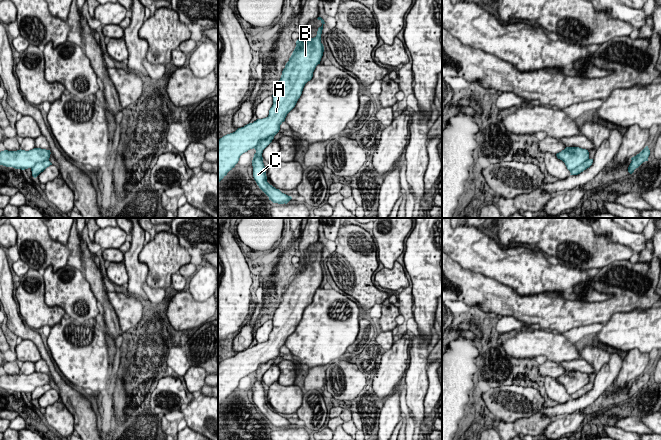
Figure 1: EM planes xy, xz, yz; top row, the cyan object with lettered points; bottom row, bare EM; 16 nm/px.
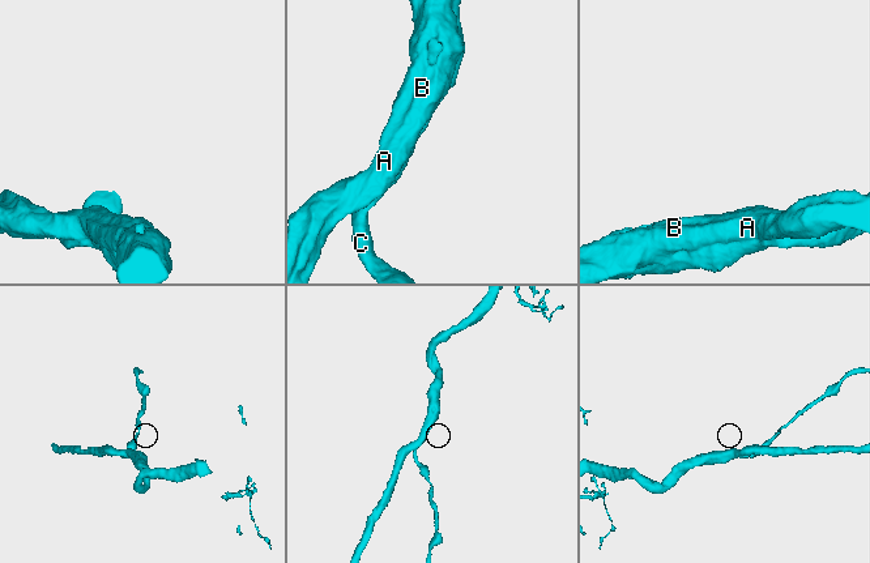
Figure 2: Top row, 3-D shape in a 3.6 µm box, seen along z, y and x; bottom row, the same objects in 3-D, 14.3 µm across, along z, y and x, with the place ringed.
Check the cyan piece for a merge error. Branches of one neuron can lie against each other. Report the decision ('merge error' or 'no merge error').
no merge error

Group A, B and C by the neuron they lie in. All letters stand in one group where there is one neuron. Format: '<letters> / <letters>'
A B C

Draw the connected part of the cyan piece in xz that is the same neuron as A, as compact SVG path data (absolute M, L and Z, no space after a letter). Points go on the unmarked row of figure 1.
M321 241L317 243L322 247L317 259L311 262L310 251L307 249L305 265L301 263L296 265L296 271L274 313L273 329L269 339L238 352L218 364L218 408L235 391L240 380L254 372L256 377L252 384L253 401L259 412L273 427L287 428L292 423L267 406L262 377L279 356L280 349L295 331L305 308L312 303L316 290L320 288L324 276L321 258L325 246Z

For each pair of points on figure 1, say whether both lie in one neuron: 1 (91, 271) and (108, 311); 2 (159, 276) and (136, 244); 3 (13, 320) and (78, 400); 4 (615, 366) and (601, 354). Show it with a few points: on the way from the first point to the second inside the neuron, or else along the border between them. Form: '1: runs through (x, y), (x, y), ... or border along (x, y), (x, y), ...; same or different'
1: runs through (96, 281), (104, 301); same
2: border along (144, 244), (139, 260), (146, 265), (147, 274); different
3: runs through (34, 338), (39, 343), (53, 374), (58, 380); same
4: border along (610, 355), (609, 360), (596, 374); different

